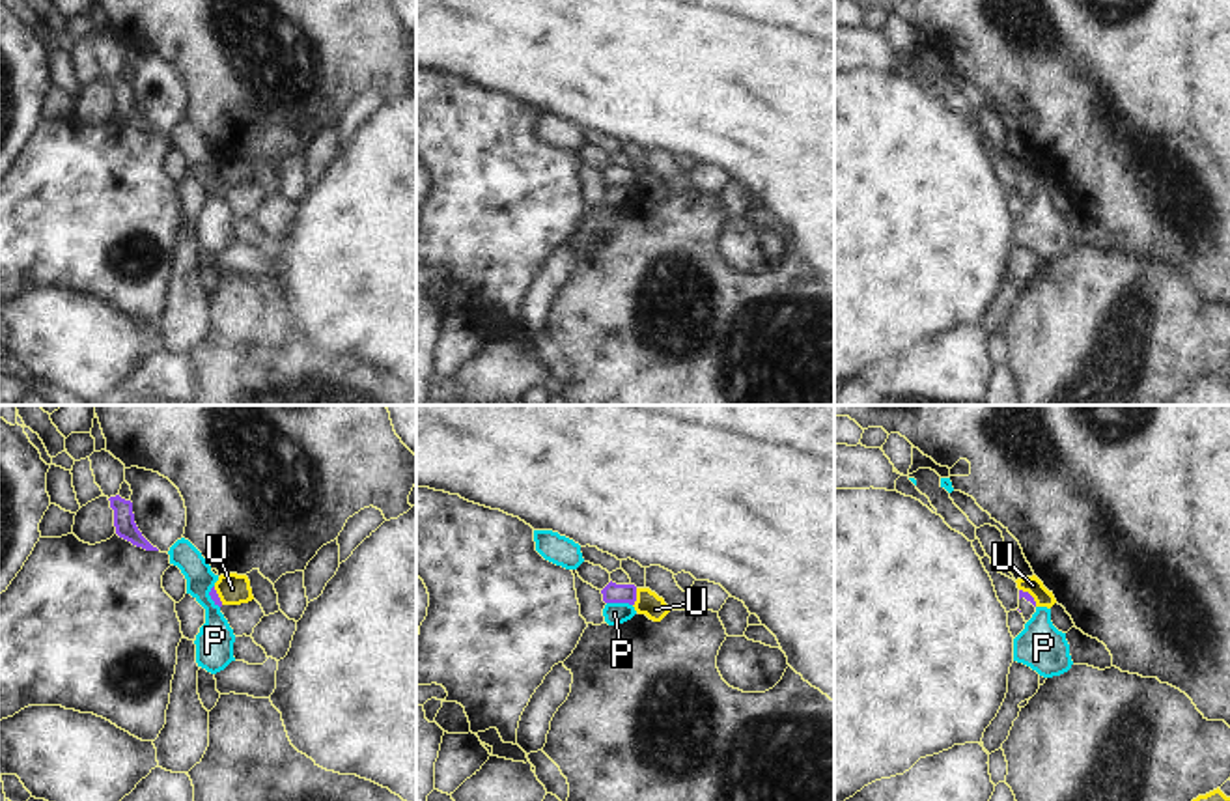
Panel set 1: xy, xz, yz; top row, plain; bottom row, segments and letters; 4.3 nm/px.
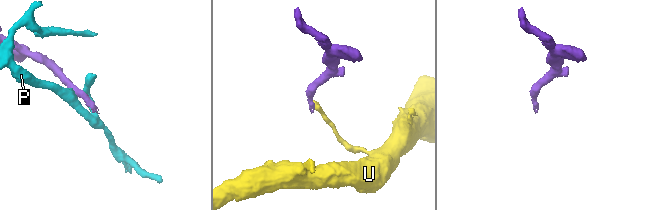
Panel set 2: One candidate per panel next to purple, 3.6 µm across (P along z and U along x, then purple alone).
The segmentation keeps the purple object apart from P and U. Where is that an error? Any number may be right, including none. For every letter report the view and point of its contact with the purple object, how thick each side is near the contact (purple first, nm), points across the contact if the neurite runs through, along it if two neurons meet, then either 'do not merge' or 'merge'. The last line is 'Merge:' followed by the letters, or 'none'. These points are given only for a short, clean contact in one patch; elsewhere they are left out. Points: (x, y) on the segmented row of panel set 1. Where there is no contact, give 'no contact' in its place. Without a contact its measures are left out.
P: contact xz (620, 602); calibres 90 and 100 nm; border xz (607, 602), (628, 602), (631, 605); do not merge
U: contact xz (635, 598); calibres 90 and 100 nm; border xz (637, 589), (633, 605); do not merge
Merge: none

